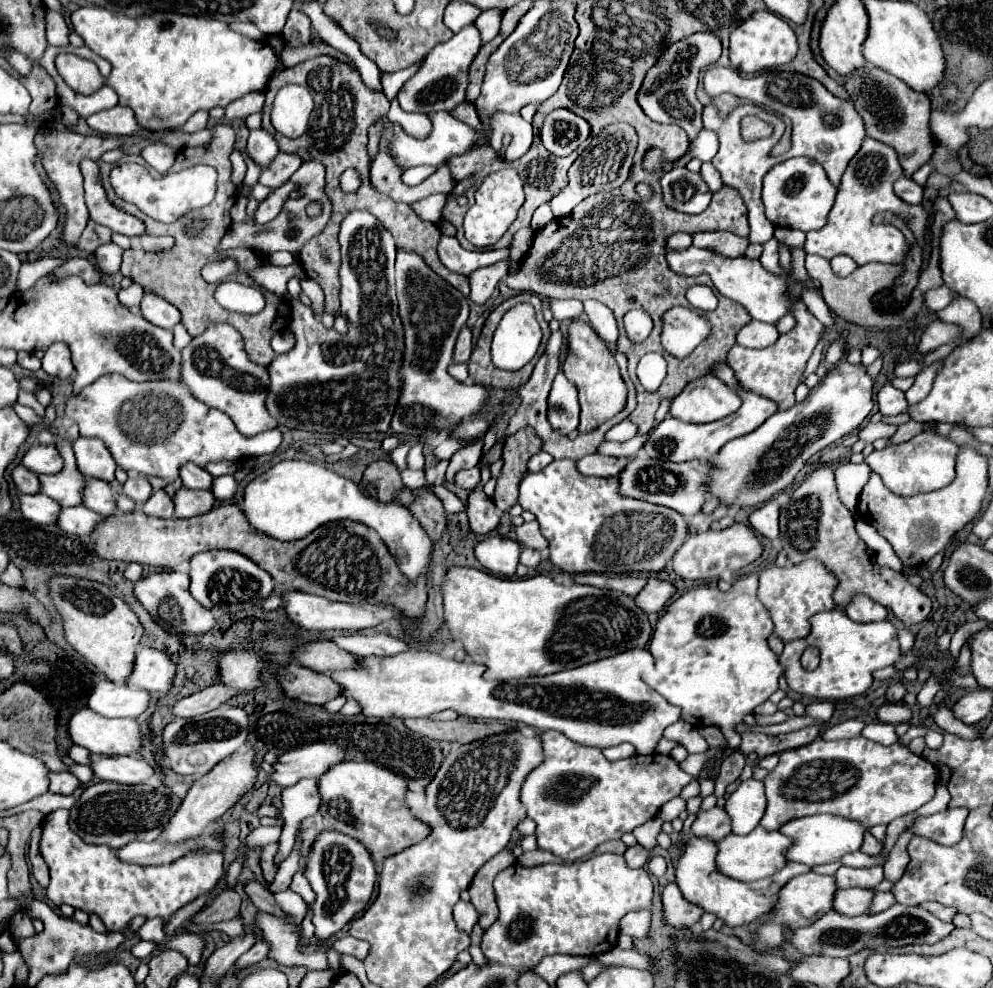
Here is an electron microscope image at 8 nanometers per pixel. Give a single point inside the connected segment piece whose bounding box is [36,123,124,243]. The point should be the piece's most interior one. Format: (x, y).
(61, 151)

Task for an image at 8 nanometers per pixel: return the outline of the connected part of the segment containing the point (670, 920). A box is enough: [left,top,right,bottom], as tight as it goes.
[662,883,702,929]

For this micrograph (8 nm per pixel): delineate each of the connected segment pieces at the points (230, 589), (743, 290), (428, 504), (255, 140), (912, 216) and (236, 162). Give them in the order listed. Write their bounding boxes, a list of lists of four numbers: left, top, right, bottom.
[[190,549,274,615],[666,247,788,323],[408,487,448,543],[246,129,278,169],[804,137,930,265],[230,151,246,187]]

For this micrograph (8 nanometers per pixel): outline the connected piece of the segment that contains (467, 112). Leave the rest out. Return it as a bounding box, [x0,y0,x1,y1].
[450,102,482,131]

